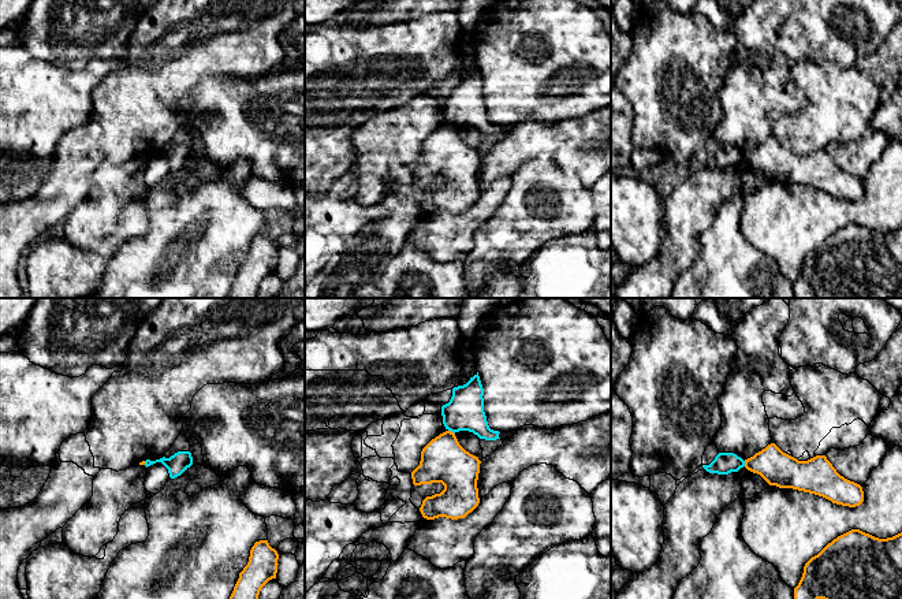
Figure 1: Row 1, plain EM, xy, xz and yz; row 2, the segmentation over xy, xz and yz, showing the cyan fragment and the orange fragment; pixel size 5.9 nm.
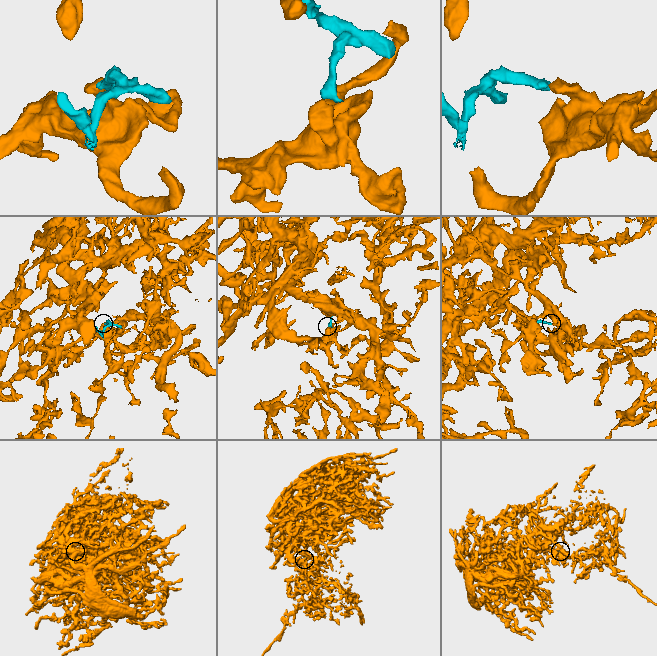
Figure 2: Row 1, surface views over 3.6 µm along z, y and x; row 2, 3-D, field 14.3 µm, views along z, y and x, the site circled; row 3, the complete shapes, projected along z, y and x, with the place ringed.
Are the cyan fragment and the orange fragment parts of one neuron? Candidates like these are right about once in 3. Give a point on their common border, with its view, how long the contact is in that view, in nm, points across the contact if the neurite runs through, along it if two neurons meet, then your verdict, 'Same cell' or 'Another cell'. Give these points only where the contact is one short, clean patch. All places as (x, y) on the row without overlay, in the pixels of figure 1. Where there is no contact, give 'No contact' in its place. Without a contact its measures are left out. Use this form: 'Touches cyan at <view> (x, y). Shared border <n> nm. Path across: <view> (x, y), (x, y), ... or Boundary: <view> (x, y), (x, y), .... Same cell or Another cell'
Touches cyan at xz (451, 125). Shared border 50 nm. Boundary: xz (448, 123), (454, 127). Another cell

